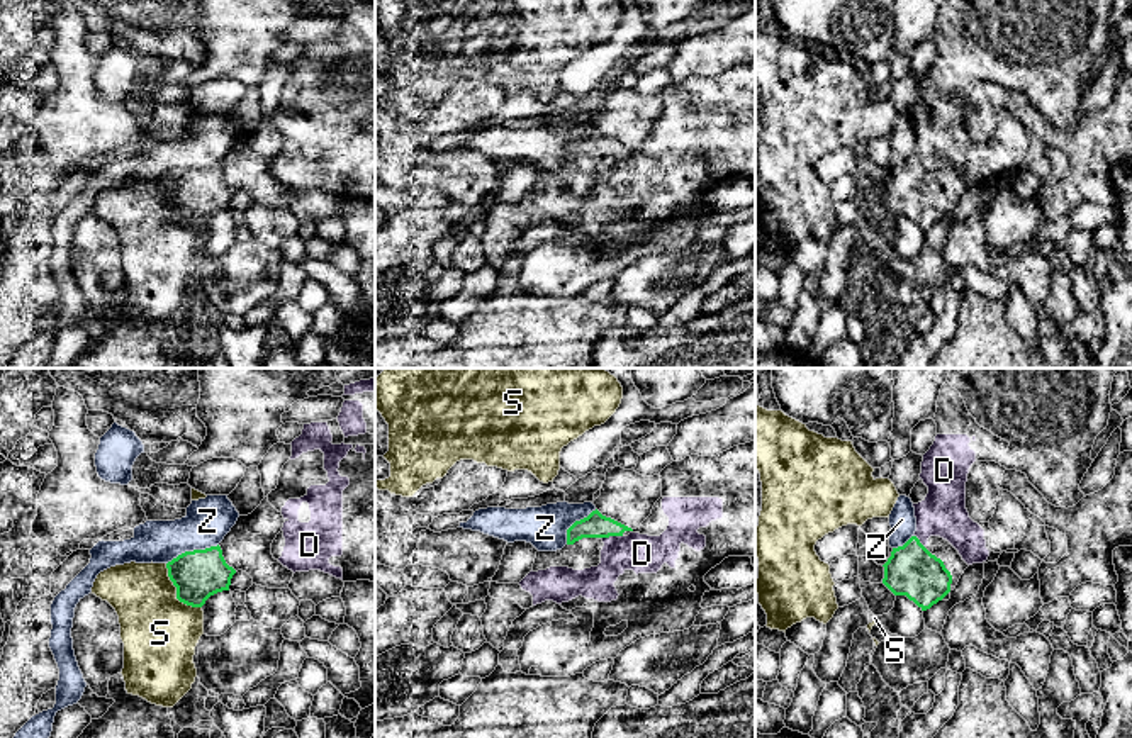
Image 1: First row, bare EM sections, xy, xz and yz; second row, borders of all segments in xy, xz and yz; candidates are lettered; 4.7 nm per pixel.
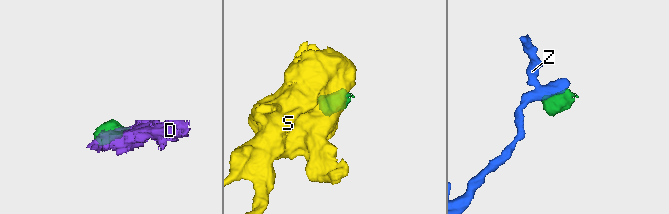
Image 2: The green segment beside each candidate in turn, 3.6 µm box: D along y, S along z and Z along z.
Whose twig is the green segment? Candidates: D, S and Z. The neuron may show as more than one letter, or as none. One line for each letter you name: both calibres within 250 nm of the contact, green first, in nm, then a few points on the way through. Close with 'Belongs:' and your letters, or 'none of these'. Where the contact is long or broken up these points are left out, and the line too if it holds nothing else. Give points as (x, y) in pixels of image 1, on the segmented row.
D: Thickness 120 nm (green) against 190 nm. Path across: xz (596, 525), (611, 535), (628, 552), (642, 553)
Belongs: D

